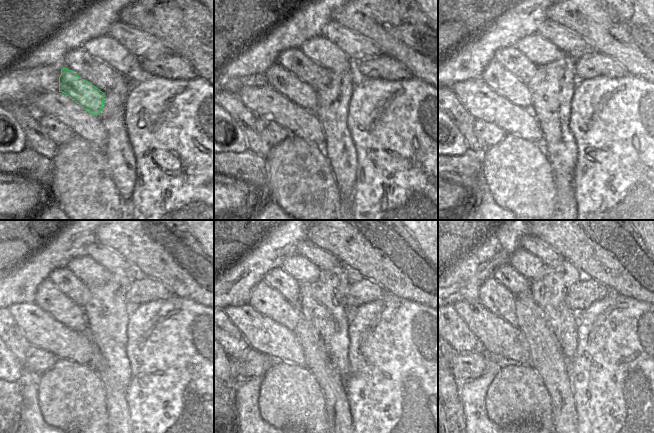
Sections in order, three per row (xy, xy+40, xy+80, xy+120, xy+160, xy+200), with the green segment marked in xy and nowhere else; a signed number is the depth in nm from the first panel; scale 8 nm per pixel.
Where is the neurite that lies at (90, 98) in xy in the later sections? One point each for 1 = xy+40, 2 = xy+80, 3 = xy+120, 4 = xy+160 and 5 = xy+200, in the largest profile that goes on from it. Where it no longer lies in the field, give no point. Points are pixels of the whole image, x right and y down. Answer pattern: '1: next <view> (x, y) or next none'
1: next xy+40 (284, 82)
2: next xy+80 (500, 80)
3: next xy+120 (49, 298)
4: next xy+160 (265, 299)
5: next xy+200 (495, 298)

